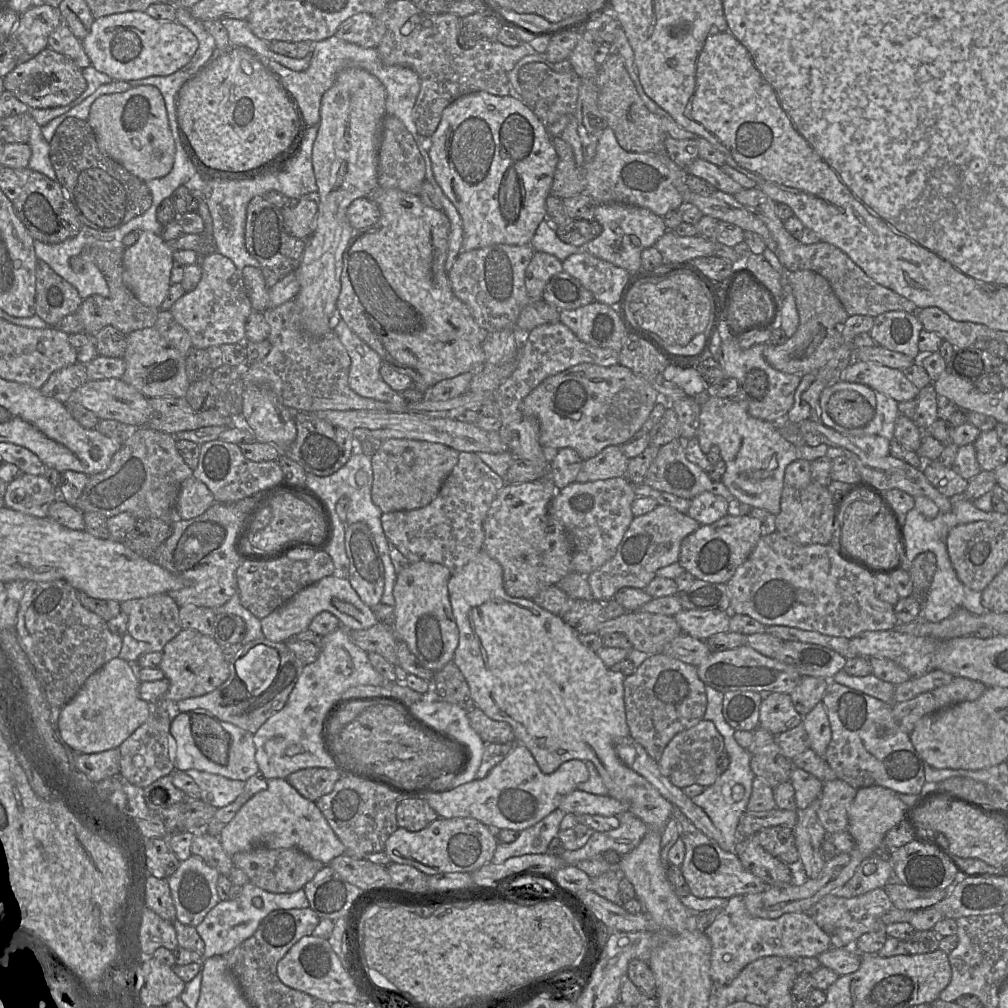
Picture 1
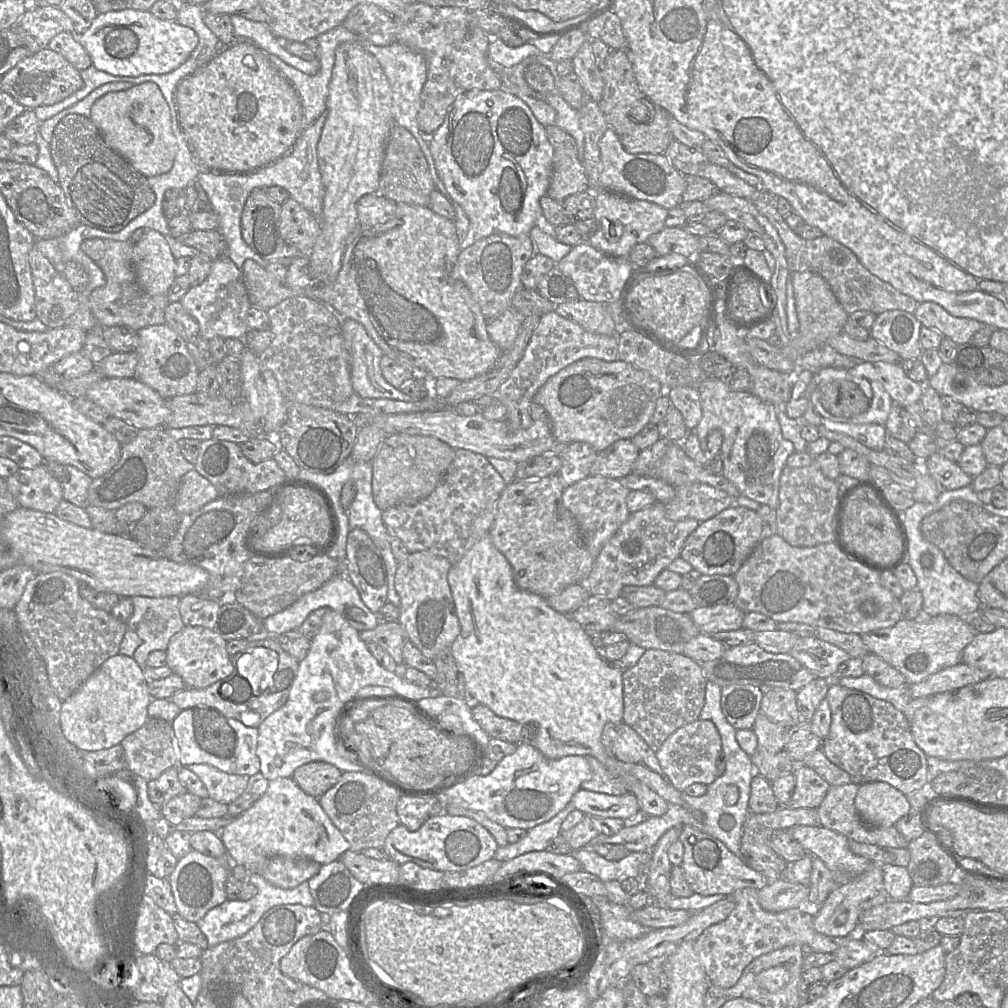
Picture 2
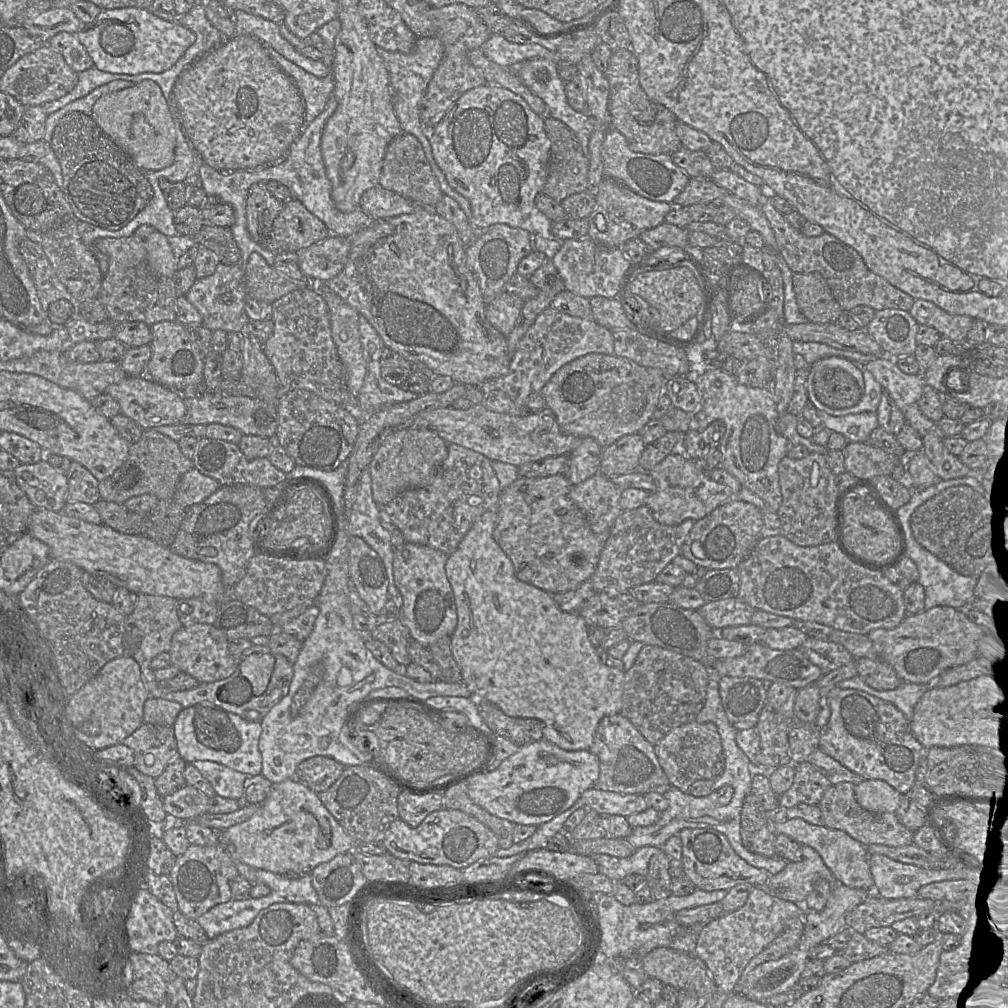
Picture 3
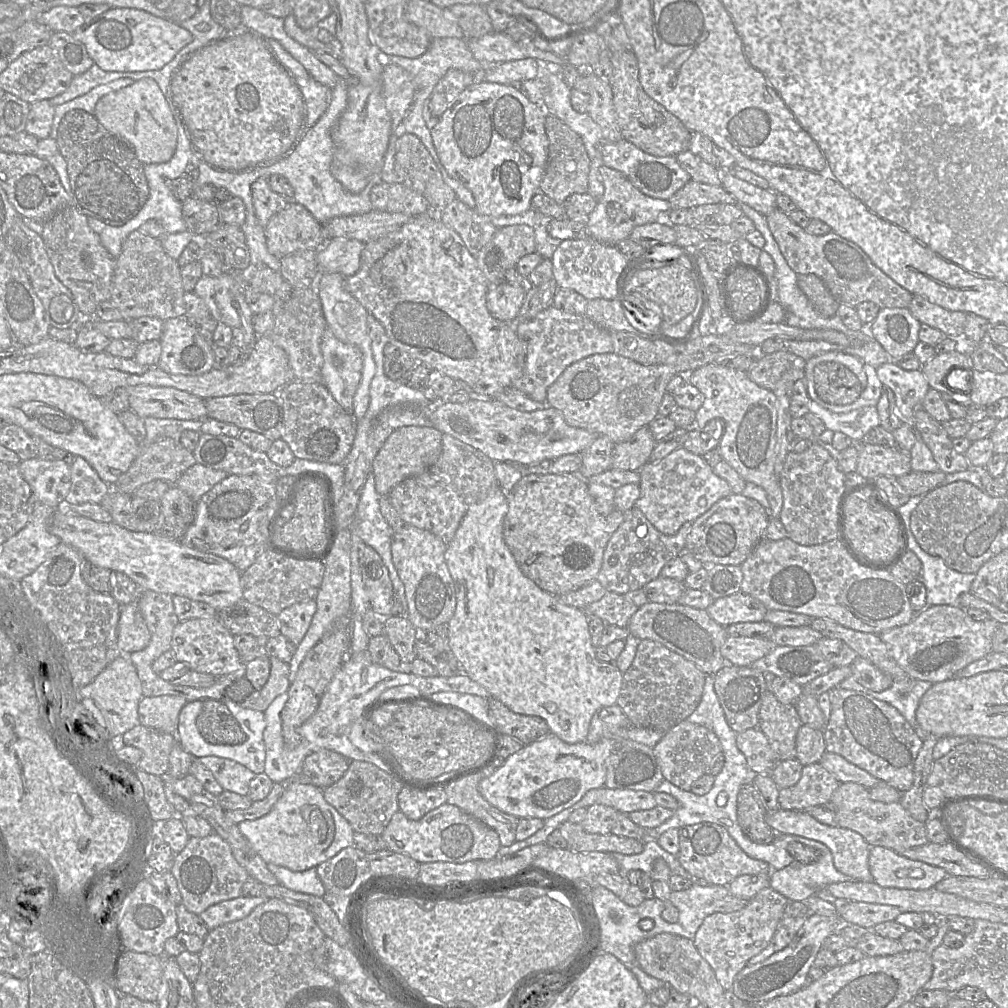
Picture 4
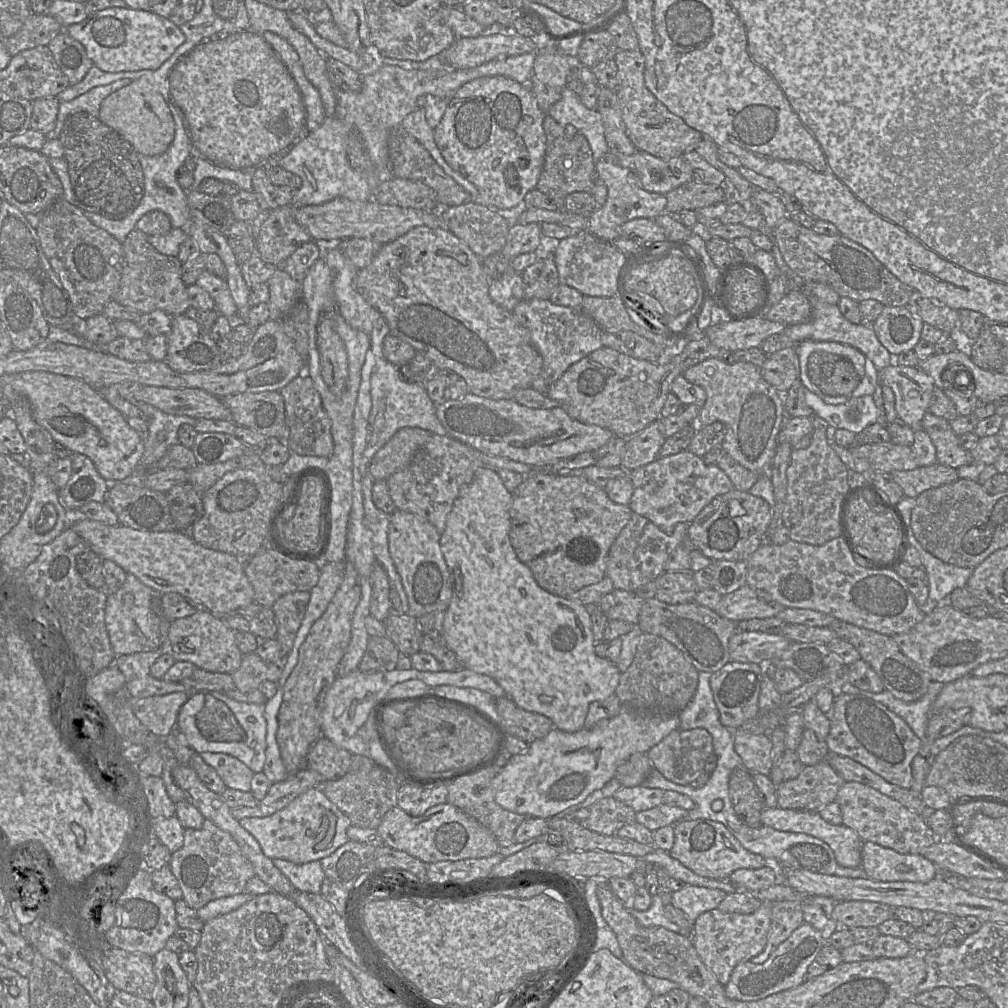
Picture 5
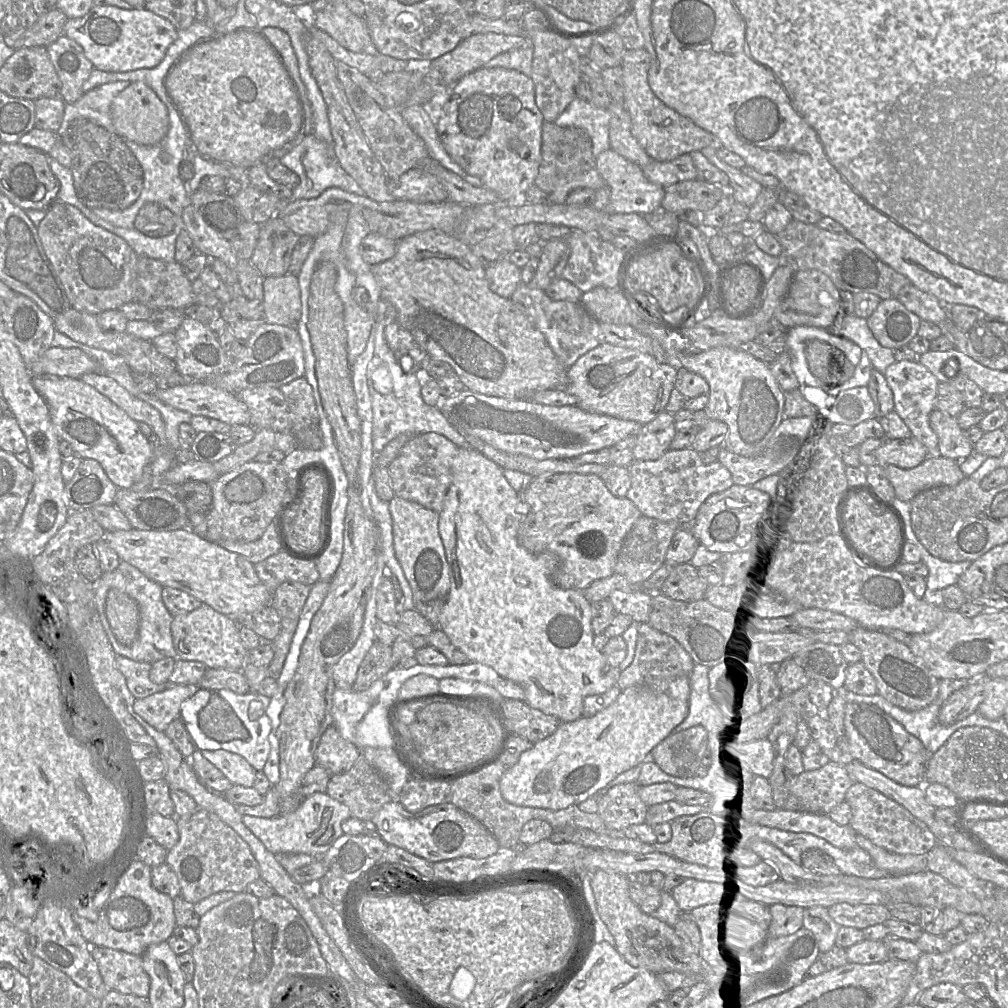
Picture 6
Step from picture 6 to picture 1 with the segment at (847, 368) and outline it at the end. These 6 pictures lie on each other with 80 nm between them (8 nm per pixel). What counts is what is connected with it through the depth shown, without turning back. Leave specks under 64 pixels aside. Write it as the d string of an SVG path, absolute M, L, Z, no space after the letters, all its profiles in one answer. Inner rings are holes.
M839 390L827 403L829 415L846 428L865 427L873 419L875 409L867 399L854 390Z

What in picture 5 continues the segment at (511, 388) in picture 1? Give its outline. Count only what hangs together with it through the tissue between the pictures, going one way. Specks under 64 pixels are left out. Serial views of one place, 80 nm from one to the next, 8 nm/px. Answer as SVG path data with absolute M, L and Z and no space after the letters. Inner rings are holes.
M523 299L515 306L512 314L521 326L528 329L534 347L543 358L542 370L531 384L531 388L540 393L547 394L550 385L571 365L603 347L603 330L582 308L556 305L550 299Z

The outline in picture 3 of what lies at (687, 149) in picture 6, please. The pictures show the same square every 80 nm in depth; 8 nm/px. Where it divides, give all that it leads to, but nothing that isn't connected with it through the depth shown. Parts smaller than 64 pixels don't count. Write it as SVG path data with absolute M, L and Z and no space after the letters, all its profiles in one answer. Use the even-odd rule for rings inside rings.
M612 50L604 73L609 83L611 127L627 140L629 148L638 153L671 155L682 146L676 133L677 117L668 108L651 100L639 82L638 62L632 50Z

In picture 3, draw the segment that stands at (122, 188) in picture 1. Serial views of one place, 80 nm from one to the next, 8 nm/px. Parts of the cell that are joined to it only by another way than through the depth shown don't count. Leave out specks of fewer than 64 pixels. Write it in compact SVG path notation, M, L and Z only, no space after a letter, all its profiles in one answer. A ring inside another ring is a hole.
M79 111L65 115L54 129L50 147L62 169L62 191L72 216L79 221L117 231L131 222L154 196L146 172L105 134L92 116Z

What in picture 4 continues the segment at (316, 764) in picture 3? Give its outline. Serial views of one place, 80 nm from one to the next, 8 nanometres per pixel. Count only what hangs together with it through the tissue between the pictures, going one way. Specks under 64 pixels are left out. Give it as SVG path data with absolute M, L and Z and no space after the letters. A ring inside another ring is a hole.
M328 749L309 754L299 770L299 776L287 780L291 783L311 783L325 789L336 783L347 771L350 760Z

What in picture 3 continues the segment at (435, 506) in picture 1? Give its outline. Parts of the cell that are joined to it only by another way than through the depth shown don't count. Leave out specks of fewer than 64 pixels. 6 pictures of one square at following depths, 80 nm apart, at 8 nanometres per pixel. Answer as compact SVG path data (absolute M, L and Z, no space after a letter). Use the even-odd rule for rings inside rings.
M450 443L448 456L430 485L405 490L380 509L398 527L405 542L426 545L449 556L479 517L491 510L498 511L502 490L490 459Z

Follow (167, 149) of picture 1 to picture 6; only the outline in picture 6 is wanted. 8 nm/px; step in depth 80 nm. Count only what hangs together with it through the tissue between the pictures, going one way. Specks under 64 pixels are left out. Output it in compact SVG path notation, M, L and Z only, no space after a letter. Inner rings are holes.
M139 81L131 83L114 98L111 117L117 135L144 146L160 143L170 128L166 105L147 84Z

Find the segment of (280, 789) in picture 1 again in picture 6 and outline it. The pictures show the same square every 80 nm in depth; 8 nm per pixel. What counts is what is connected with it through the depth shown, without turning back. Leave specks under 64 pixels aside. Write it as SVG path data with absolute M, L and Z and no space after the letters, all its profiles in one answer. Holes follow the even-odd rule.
M316 792L303 798L299 806L272 818L243 815L243 823L261 840L266 849L276 854L307 854L319 857L343 835L341 824L351 817L349 808L327 793Z

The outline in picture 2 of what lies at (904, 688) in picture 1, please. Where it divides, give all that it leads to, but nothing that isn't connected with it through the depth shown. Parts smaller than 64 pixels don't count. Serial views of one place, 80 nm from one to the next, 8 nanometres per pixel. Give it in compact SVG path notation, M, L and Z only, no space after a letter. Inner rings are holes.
M961 662L944 668L919 683L908 685L908 689L911 699L915 699L954 691L989 677L993 676L988 671Z

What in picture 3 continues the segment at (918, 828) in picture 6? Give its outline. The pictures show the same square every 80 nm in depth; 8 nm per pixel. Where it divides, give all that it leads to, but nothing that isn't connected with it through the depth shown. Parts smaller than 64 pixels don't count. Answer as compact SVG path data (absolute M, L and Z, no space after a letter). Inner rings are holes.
M842 782L832 785L824 794L819 808L824 826L842 830L865 846L881 844L892 847L904 847L914 843L914 832L907 829L896 813L875 813L862 808L855 797L855 784Z

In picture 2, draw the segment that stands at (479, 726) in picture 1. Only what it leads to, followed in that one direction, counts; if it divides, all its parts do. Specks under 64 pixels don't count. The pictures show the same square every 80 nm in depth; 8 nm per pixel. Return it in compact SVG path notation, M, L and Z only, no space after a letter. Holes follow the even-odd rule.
M472 702L472 715L490 738L501 739L517 745L531 742L538 731L535 722L520 723L500 717L480 703Z

